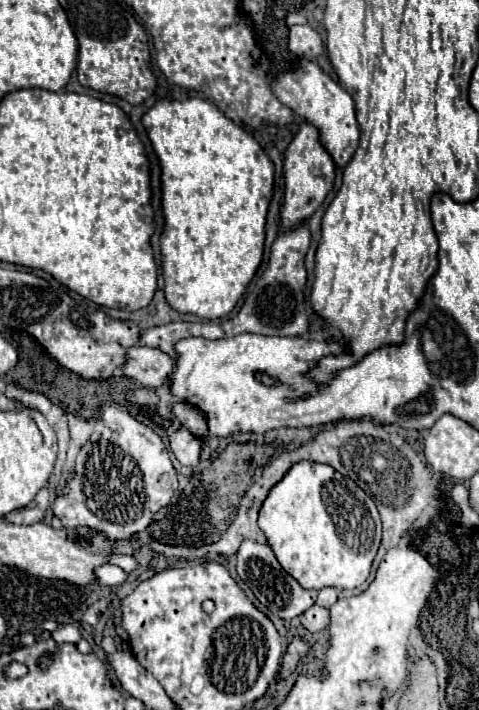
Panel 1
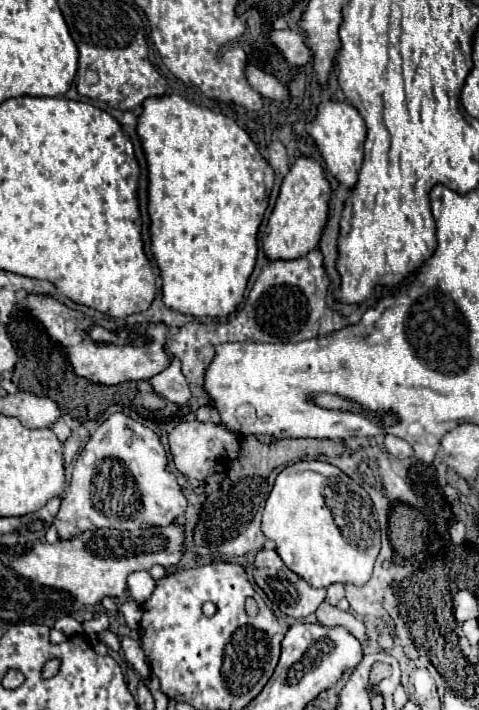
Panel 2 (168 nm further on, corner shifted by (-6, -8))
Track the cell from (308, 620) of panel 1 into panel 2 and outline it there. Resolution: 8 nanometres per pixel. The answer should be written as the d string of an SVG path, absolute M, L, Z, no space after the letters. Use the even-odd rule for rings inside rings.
M322 603L316 609L314 615L316 615L318 623L324 625L324 627L338 627L338 625L342 625L342 627L346 627L358 639L364 639L366 637L364 623L358 621L352 613L344 613L344 611L340 611L340 609L336 609L336 607L328 605L328 603Z

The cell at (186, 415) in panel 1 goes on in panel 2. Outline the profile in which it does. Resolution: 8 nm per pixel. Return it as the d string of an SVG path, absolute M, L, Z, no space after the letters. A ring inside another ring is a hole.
M204 405L196 411L196 421L202 421L202 423L218 423L220 421L220 415L214 407L210 405Z

